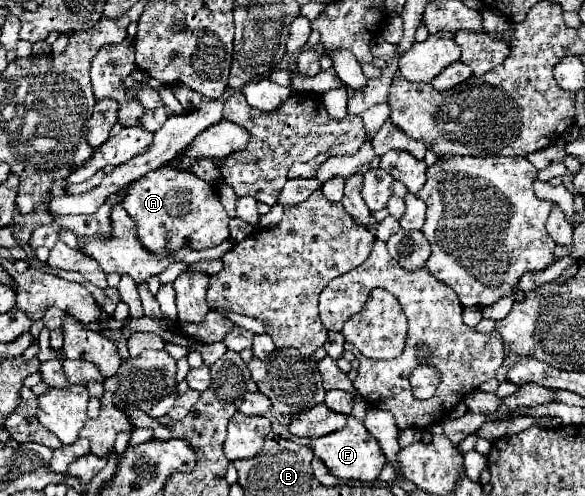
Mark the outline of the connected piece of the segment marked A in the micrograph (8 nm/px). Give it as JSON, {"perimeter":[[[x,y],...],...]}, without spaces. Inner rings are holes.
{"perimeter":[[[169,164],[129,184],[123,208],[135,218],[143,246],[155,250],[155,254],[167,254],[167,250],[179,250],[179,246],[203,250],[229,238],[229,216],[215,188],[199,180],[193,172],[181,172]]]}

